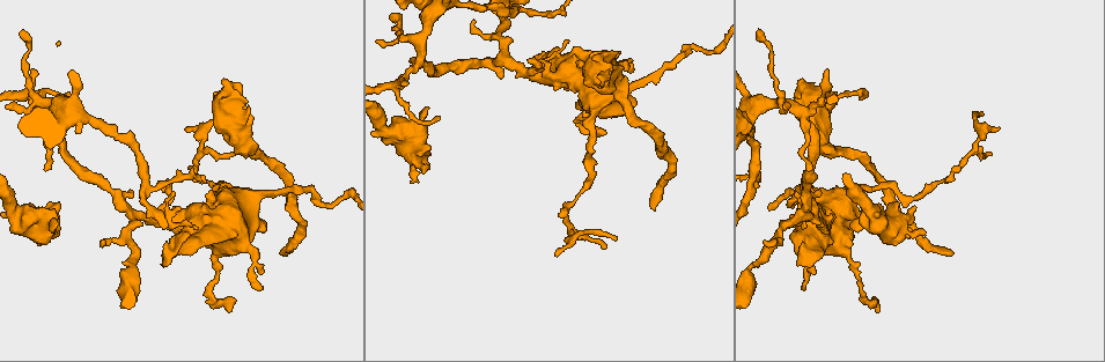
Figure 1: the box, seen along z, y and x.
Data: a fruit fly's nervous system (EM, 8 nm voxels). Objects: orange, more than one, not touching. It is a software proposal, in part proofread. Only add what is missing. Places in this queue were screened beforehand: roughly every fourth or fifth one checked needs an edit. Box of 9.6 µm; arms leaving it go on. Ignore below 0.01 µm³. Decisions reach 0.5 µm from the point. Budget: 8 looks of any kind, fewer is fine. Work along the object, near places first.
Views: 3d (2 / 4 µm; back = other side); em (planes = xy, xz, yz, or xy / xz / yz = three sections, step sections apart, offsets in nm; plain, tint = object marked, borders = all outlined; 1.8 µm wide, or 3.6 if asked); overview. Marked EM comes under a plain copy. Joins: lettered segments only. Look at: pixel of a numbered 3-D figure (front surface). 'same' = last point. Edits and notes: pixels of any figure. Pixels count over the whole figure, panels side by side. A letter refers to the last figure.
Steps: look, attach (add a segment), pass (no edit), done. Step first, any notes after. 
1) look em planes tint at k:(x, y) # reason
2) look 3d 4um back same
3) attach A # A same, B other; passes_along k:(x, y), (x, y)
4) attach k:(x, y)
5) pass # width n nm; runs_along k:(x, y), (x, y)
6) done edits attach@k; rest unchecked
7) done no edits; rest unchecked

look em planes borders at 1:(426, 108) # branch stops here

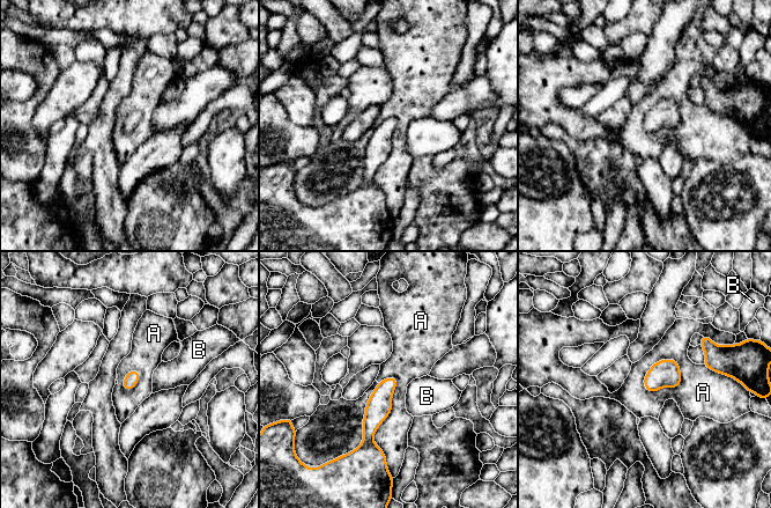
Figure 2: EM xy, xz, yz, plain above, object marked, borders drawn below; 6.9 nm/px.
pass # A other, B other; runs_along 2:(392, 380), (370, 424), (376, 449); no lettered segment goes on from it

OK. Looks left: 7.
look 3d 4um at 1:(605, 83)

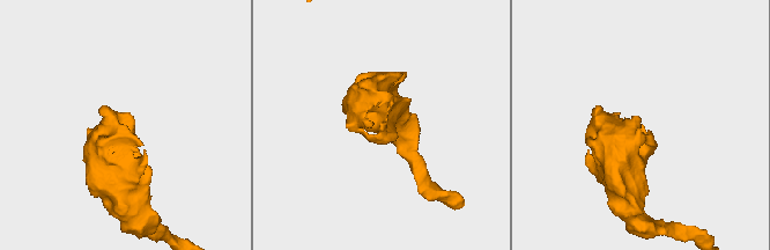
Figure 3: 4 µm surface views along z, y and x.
look em planes borders at 3:(636, 122) # need the tissue

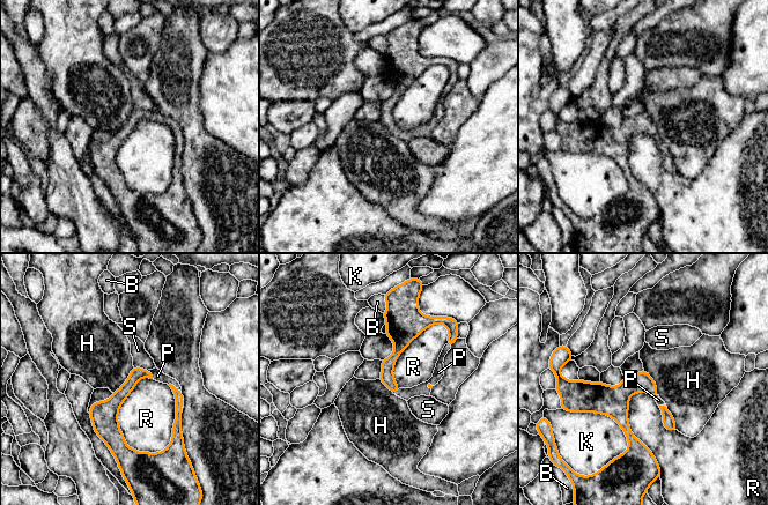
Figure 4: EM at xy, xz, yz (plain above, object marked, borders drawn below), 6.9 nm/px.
attach P # B other, H other, K other, P same, R other, S other; passes_along 4:(142, 373), (175, 387), (157, 376); it goes on there

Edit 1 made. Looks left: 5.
look overview # redraw

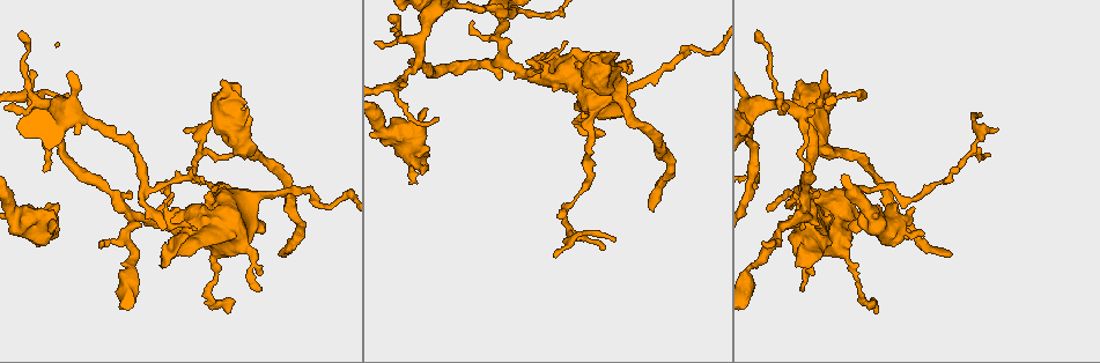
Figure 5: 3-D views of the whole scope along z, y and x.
look em 3.6um yz step 4 tint at 5:(171, 199) # calibre changes

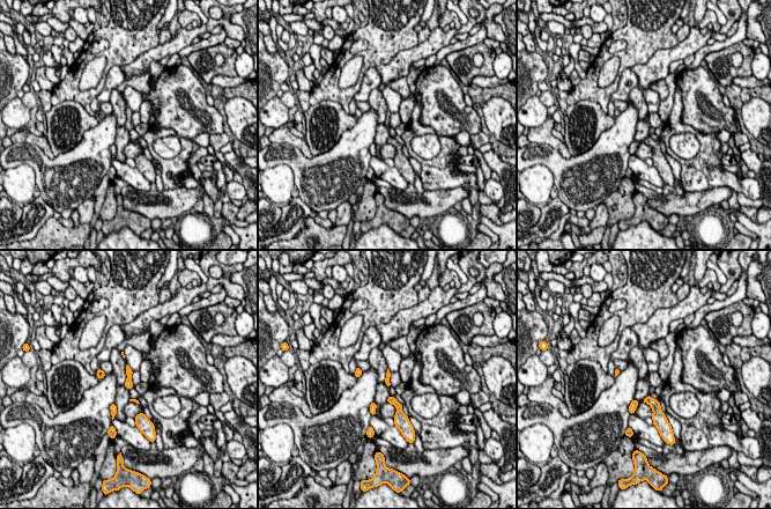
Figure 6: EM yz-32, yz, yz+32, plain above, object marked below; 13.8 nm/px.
look em 3.6um yz step 4 borders same

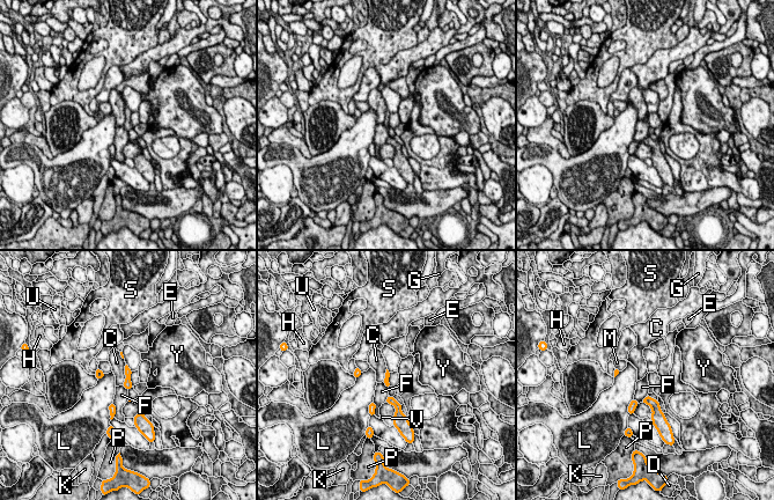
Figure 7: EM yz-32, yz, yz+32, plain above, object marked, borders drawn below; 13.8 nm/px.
pass # C other, D other, E other, F other, G other, H other, K other, L other, M other, P other, S other, U other, V other, Y other; border 7:(112, 403), (115, 417); no lettered segment goes on from it

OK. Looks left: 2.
done edits attach@4; rest unchecked

